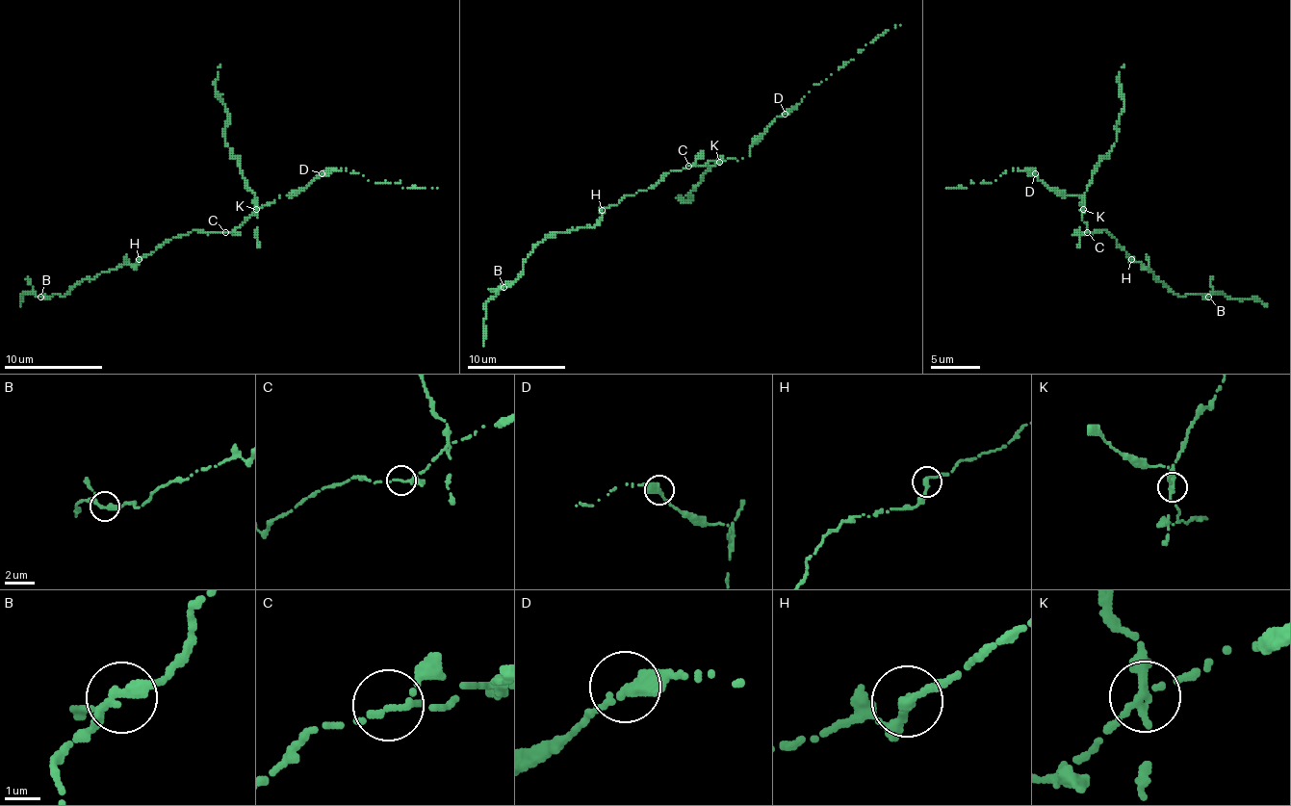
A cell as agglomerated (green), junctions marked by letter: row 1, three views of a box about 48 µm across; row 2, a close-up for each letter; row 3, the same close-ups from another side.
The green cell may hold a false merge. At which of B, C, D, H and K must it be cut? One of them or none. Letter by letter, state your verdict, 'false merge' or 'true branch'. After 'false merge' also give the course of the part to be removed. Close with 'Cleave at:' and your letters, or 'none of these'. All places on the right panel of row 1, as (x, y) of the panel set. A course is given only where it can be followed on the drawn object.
B: true branch
C: true branch
D: true branch
H: true branch
K: false merge; foreign part runs (1082, 210), (1082, 197), (1092, 170), (1117, 141), (1117, 121), (1123, 104), (1119, 90), (1123, 64)
Cleave at: K

